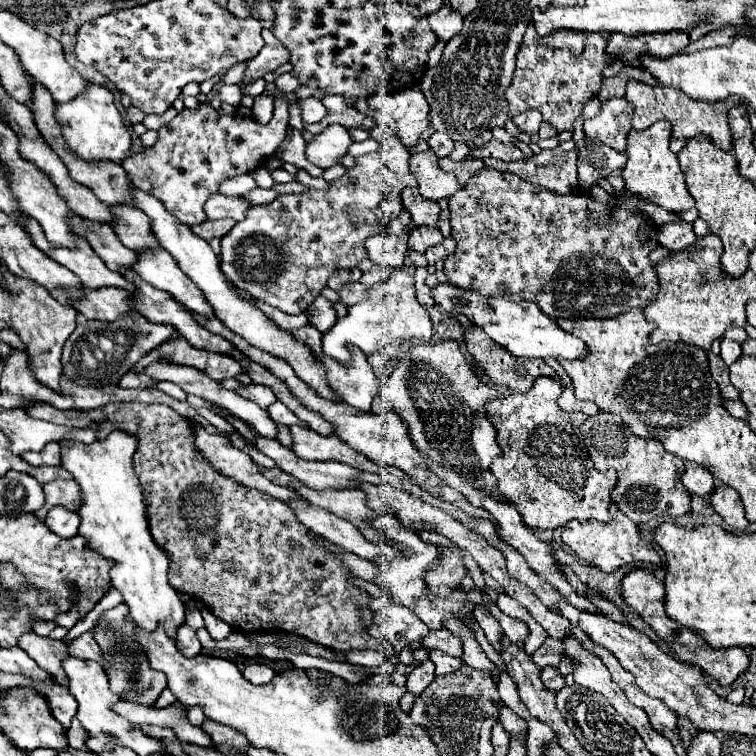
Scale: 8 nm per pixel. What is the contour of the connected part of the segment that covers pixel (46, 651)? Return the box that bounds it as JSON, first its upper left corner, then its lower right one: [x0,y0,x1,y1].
[18,633,70,689]

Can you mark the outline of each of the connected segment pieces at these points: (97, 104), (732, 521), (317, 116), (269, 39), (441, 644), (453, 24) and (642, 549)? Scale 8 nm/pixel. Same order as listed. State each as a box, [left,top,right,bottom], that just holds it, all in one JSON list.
[[56,85,132,163],[710,481,748,531],[302,97,326,123],[242,29,290,81],[422,629,464,657],[428,5,464,41],[562,503,660,573]]

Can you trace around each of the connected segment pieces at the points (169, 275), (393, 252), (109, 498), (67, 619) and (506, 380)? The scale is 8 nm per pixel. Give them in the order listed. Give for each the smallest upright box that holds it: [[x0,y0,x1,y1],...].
[[132,251,216,317],[364,221,416,267],[60,433,186,639],[54,601,80,629],[464,323,554,393]]

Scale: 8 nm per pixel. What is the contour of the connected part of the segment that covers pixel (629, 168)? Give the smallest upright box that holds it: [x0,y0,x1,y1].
[622,121,696,213]

